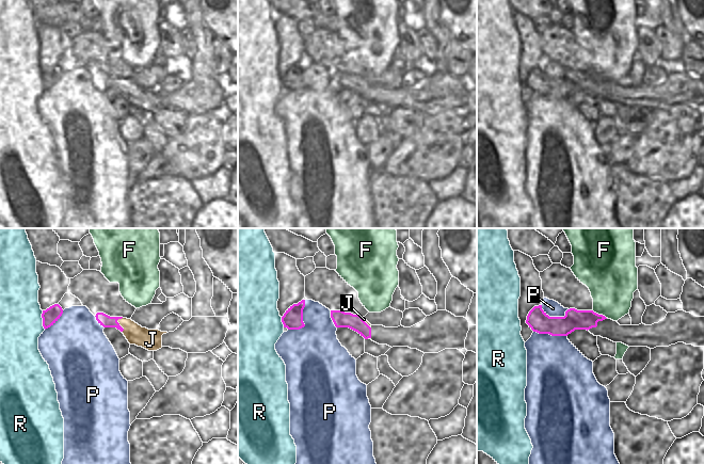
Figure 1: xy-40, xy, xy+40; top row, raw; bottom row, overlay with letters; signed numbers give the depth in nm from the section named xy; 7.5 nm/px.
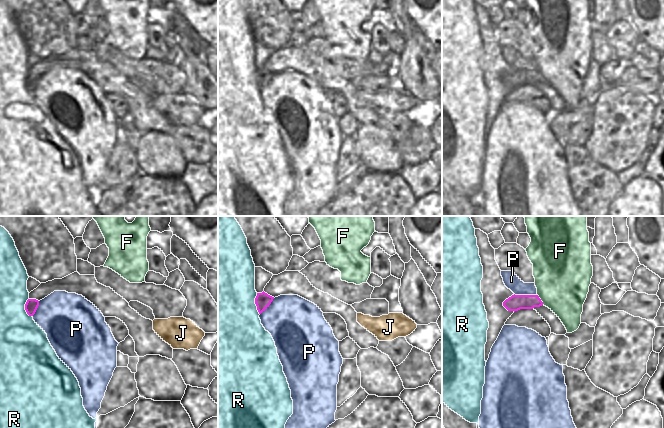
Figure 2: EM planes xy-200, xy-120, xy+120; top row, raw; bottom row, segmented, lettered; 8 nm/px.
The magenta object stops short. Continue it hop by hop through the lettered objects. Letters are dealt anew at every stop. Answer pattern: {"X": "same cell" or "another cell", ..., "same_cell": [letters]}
{"F": "another cell", "J": "another cell", "P": "another cell", "R": "another cell", "same_cell": []}

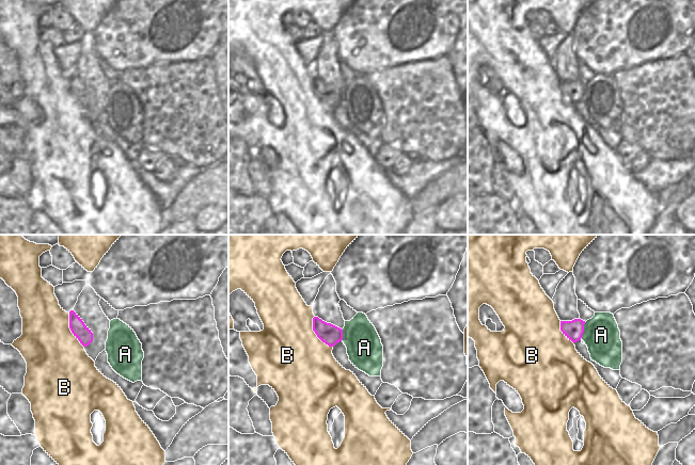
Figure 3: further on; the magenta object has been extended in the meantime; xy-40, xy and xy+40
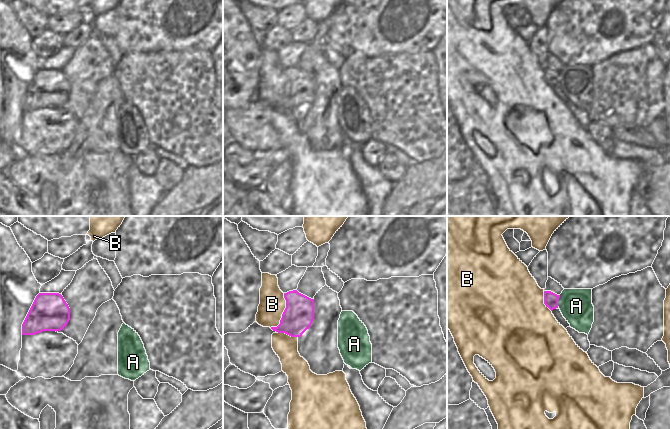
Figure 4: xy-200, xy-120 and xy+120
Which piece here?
{"A": "another cell", "B": "another cell", "same_cell": []}

